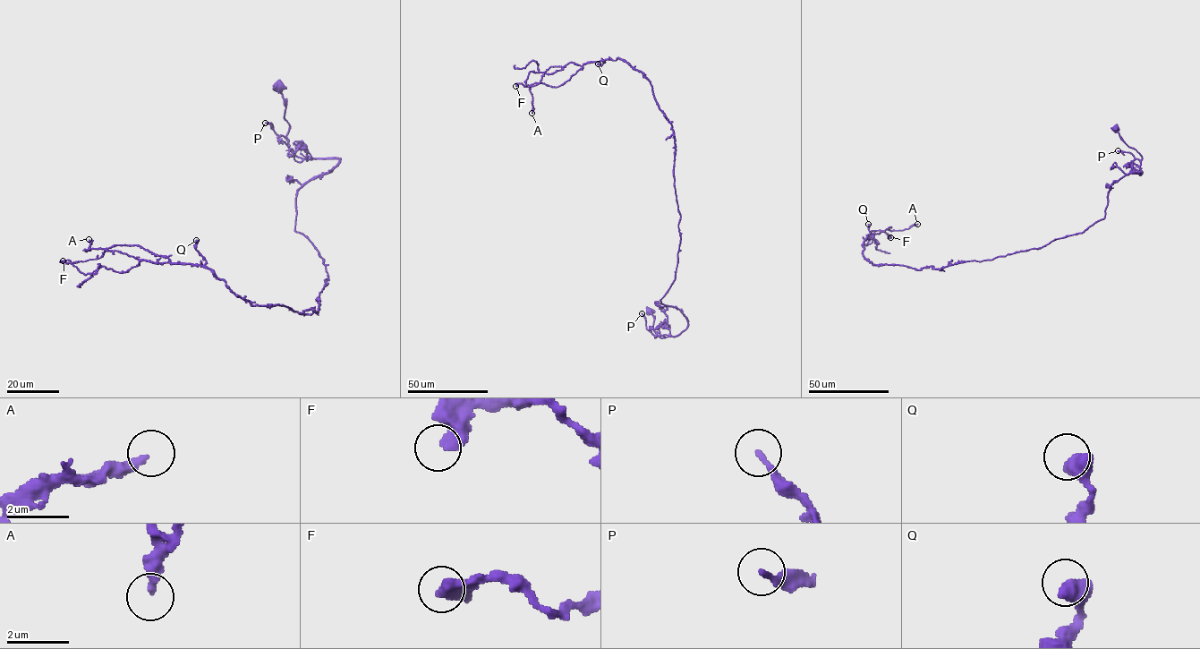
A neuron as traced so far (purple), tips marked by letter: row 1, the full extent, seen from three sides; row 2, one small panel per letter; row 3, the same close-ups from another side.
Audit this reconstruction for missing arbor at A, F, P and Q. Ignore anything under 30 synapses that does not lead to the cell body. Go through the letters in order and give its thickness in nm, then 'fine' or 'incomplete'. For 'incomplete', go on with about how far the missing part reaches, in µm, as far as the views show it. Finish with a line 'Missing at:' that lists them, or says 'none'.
A: 260 nm thick; fine
F: 460 nm thick; fine
P: 180 nm thick; fine
Q: 550 nm thick; fine
Missing at: none

